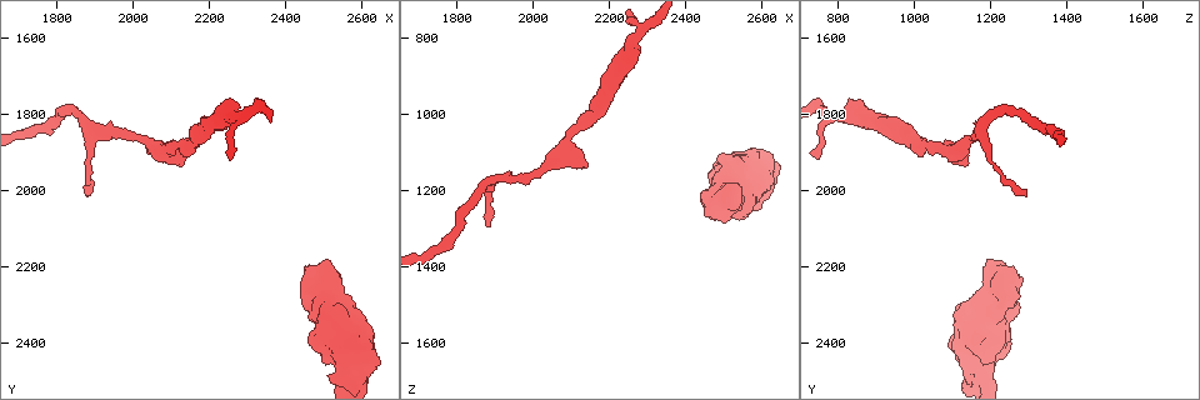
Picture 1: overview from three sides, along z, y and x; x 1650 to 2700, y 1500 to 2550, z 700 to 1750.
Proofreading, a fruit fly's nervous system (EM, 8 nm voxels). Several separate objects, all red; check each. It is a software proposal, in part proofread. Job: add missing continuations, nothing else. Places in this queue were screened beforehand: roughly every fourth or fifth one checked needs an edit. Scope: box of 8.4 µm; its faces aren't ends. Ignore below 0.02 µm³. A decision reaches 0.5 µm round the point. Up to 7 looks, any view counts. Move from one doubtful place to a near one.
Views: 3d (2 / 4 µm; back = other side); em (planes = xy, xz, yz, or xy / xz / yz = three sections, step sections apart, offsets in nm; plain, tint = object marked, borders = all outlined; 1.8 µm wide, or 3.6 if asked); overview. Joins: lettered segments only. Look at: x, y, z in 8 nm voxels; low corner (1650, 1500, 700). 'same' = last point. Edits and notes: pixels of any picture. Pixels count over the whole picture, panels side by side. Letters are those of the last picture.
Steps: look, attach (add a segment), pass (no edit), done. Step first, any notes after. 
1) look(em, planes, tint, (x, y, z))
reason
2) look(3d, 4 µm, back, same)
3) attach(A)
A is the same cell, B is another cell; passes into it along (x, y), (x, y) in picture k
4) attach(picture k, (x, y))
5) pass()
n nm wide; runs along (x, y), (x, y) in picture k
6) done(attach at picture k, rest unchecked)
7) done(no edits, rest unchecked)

look(em, 3.6 µm, planes, borders, (2575, 2470, 1170))
calibre changes

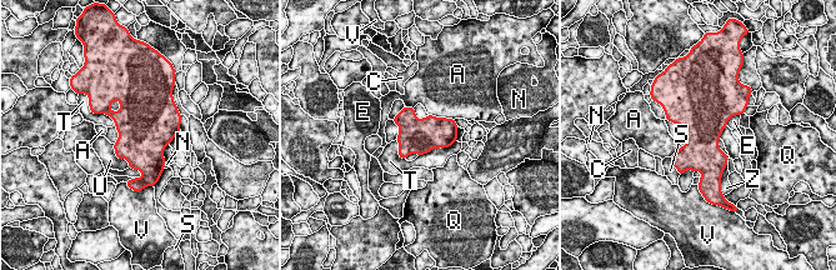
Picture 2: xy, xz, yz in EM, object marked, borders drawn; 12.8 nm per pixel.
pass()
A, C, E, N, Q, S, T, U, V and Z are other cells; border along (456, 141), (419, 155) in picture 2; no lettered segment goes on from it

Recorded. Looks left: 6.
look(em, 3.6 µm, xz, step 16, borders, (2455, 2200, 1260))
stops while still wide

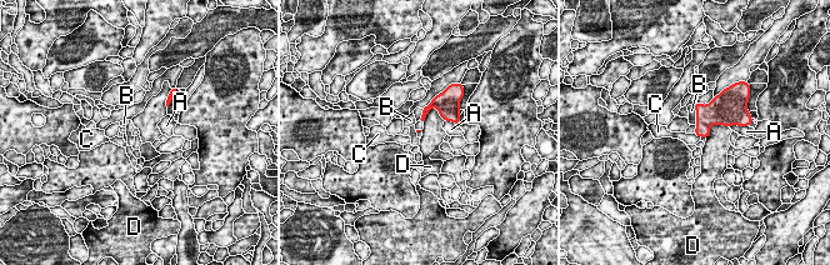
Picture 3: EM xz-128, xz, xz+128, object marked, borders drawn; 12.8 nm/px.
pass()
A, B, C and D are other cells; border along (445, 120), (434, 106), (423, 121) in picture 3; none of them fits

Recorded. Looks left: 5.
look(3d, 4 µm, back, (2130, 1925, 1135))
an open end

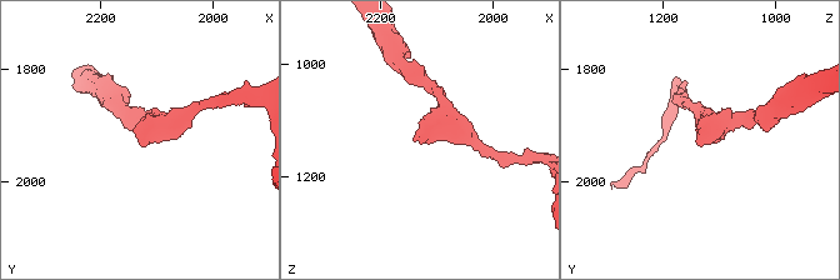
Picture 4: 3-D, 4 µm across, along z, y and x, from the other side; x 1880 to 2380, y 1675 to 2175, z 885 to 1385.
look(em, planes, borders, (2135, 1930, 1140))
shape alone is not enough

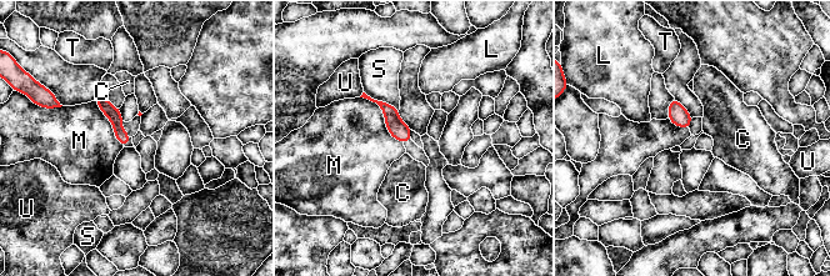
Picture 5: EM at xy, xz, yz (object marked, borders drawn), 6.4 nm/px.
pass()
M touches over 420 nm; C, L, M, S, T and U are other cells; border along (360, 96), (403, 144) in picture 5; none of them fits

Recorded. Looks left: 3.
done(no edits, rest unchecked)

